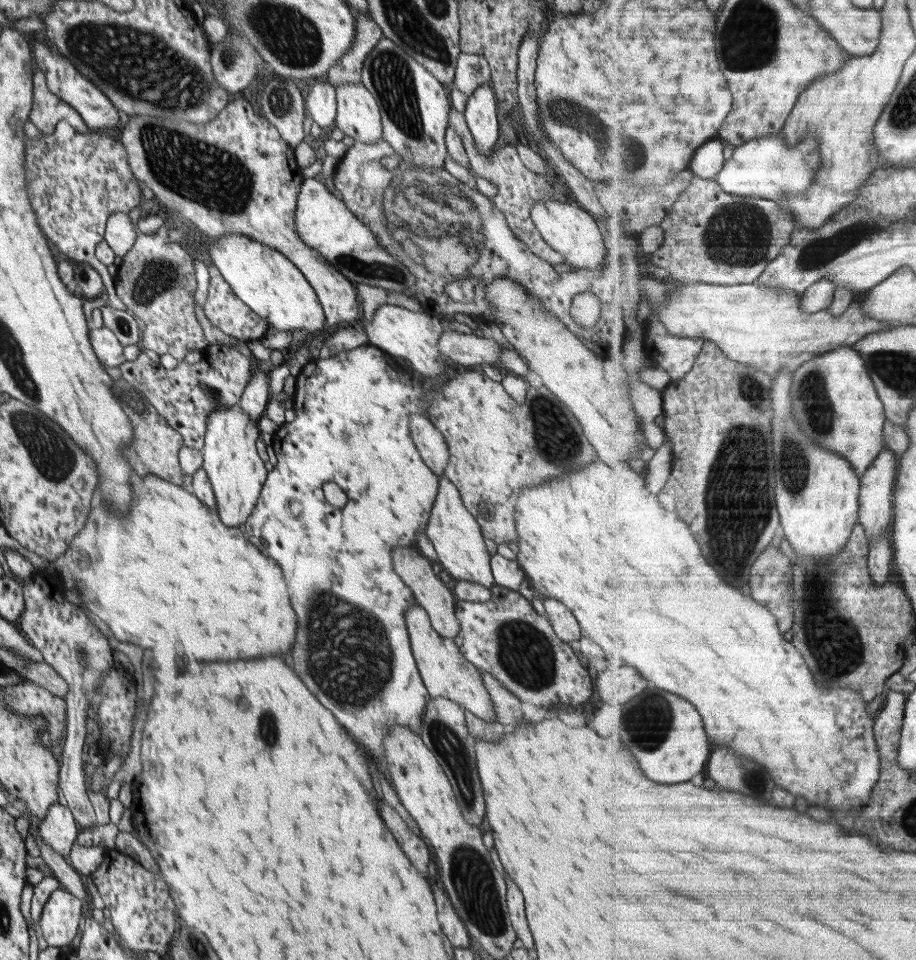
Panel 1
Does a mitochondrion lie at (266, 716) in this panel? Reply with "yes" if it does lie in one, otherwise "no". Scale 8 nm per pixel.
yes

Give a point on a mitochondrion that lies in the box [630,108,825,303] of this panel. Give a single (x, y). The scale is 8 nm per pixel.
(739, 235)

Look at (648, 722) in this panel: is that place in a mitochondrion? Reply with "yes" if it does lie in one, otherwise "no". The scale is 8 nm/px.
yes

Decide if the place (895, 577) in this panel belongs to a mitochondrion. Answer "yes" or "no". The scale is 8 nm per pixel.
no

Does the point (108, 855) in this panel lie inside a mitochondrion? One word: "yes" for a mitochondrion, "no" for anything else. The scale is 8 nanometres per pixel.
no

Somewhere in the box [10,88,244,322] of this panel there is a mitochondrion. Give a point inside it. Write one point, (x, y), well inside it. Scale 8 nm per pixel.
(157, 278)

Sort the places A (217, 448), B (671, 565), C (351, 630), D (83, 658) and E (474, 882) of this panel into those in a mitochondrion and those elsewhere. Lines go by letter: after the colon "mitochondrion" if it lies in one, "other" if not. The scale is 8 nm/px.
A: other
B: other
C: mitochondrion
D: mitochondrion
E: mitochondrion

